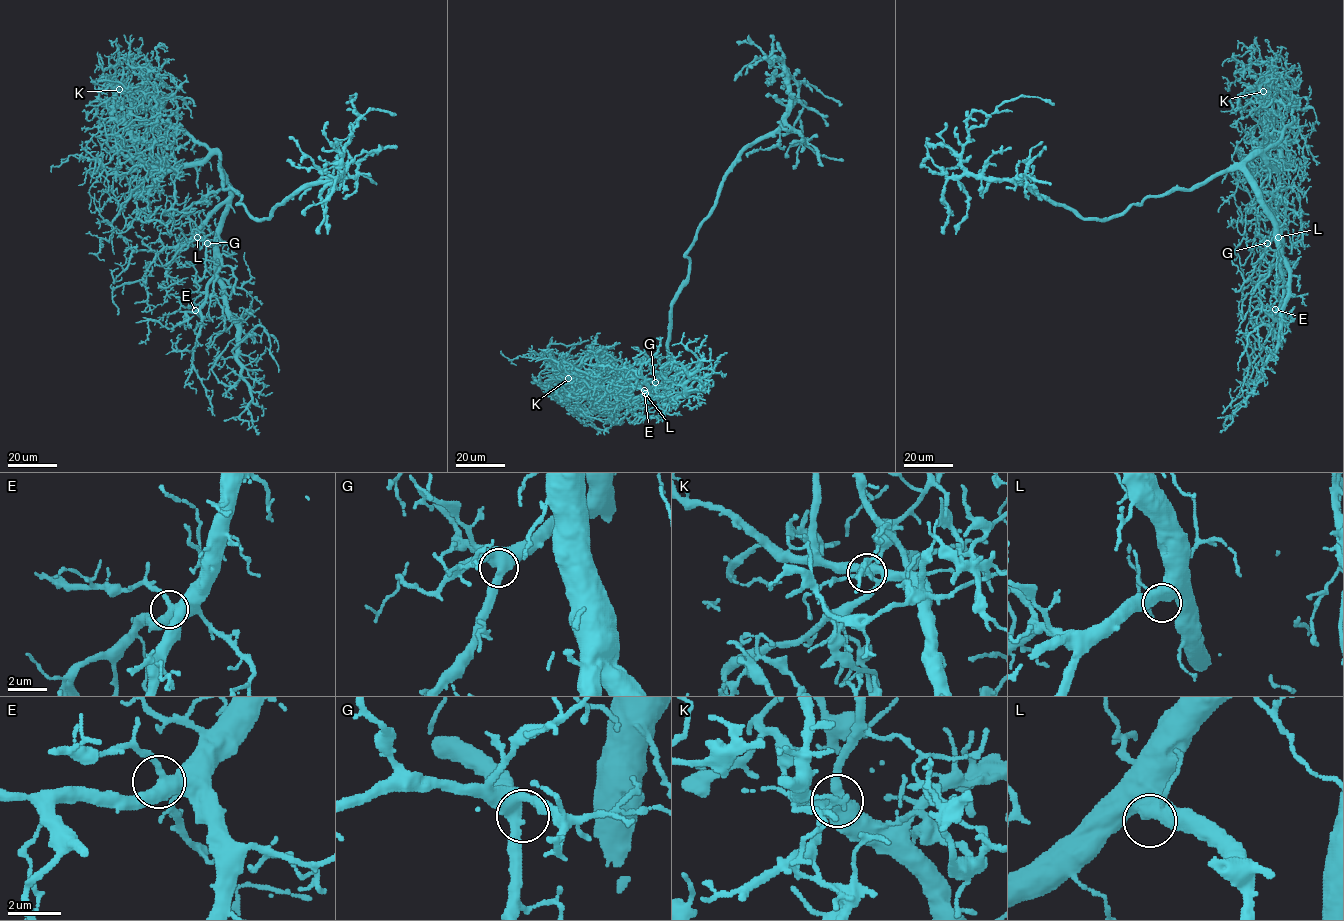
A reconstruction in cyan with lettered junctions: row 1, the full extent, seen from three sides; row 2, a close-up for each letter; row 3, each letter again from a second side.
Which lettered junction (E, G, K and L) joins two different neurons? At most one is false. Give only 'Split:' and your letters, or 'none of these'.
Split: K

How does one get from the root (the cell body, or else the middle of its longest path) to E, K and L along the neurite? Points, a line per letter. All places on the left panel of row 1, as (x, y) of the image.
E: (237, 194), (224, 188), (221, 168), (229, 197), (219, 226), (219, 272), (208, 285), (206, 300), (195, 310)
K: (237, 194), (223, 187), (218, 155), (162, 121), (143, 89), (119, 89)
L: (237, 194), (224, 188), (221, 168), (229, 197), (197, 237)

